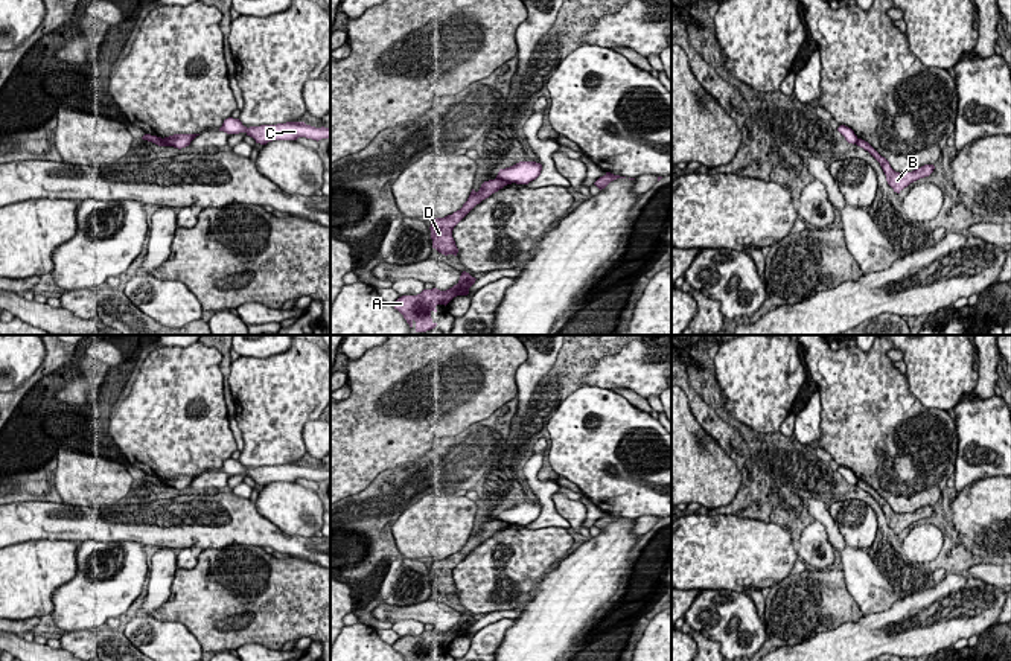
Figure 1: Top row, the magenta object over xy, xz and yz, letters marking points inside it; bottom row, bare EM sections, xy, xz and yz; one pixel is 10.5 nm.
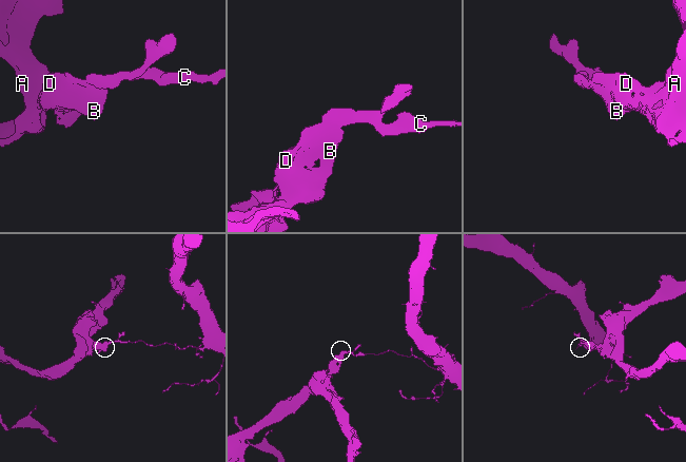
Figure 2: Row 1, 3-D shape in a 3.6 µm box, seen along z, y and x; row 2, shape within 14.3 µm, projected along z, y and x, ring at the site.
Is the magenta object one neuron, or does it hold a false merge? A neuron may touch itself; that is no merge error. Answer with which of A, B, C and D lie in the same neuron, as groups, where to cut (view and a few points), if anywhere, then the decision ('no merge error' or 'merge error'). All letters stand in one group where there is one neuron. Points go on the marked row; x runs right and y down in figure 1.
A B C D | no cut | no merge error

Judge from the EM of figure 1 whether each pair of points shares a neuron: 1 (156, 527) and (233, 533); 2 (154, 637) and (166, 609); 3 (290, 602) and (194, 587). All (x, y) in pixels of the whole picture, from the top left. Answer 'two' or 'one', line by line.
1: one
2: two
3: one

